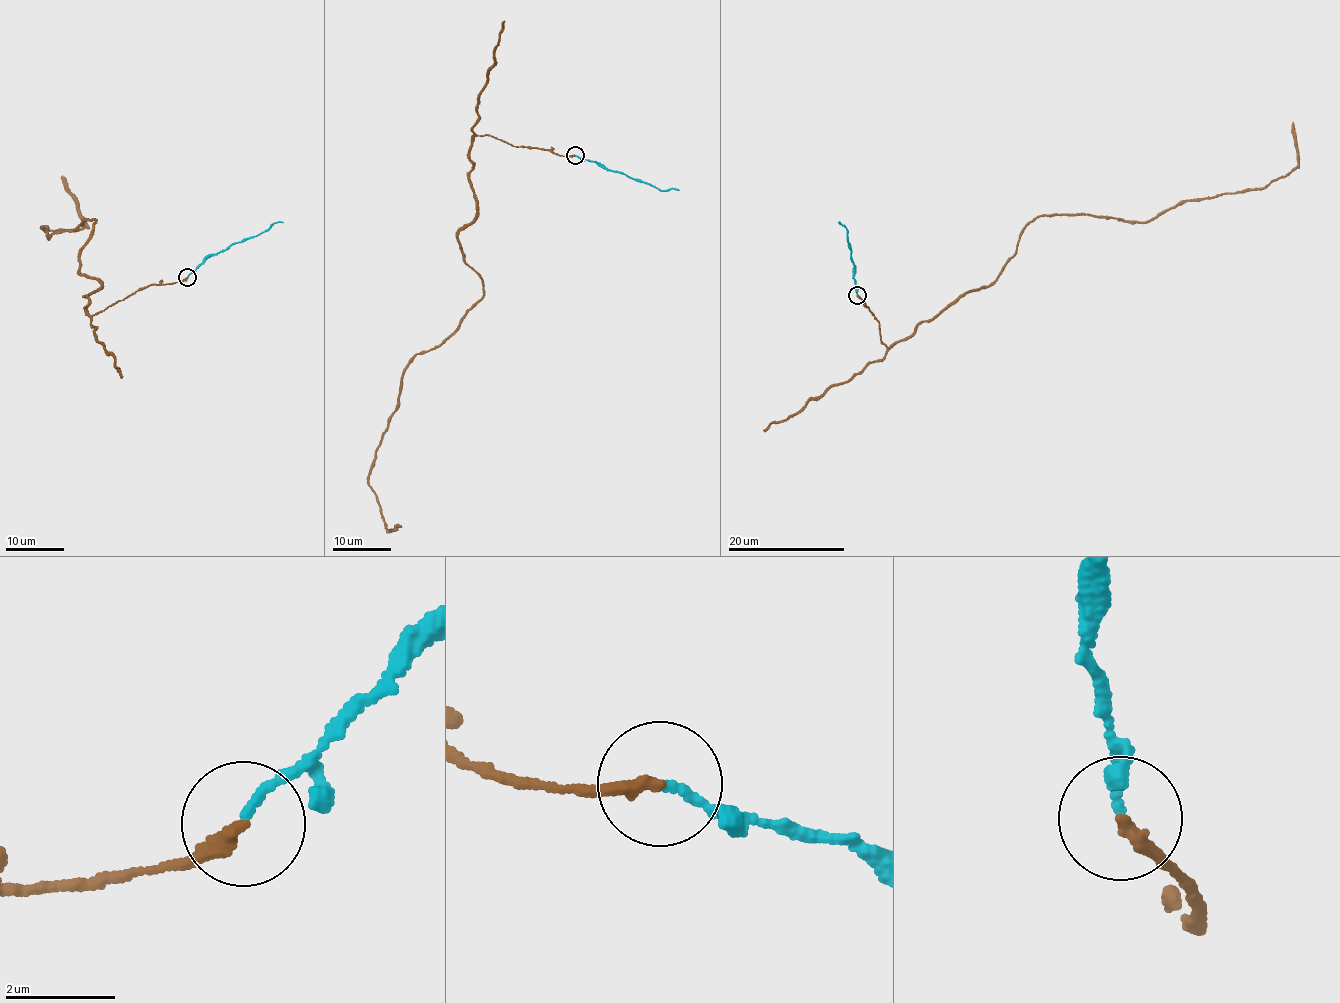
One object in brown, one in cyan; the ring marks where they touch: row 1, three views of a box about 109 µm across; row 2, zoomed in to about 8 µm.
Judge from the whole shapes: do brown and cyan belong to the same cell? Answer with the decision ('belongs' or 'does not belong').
does not belong

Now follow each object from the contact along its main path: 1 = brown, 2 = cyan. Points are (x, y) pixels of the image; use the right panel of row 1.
1: (857, 294), (889, 346), (994, 280), (1037, 217), (1146, 222), (1189, 200), (1284, 176), (1298, 165), (1293, 122)
2: (857, 294), (853, 278), (855, 269), (846, 240), (847, 230), (838, 223)

